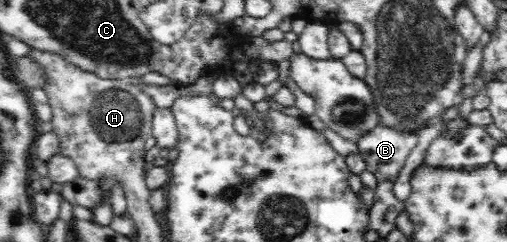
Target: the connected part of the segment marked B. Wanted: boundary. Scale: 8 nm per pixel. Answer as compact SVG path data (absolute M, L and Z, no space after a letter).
M426 123L424 126L419 128L418 130L406 131L406 130L395 130L393 127L379 126L372 134L367 134L358 145L362 158L366 162L367 171L374 174L376 178L378 178L378 182L384 181L384 179L393 179L396 180L404 162L408 155L410 155L411 151L417 146L420 139L420 129L426 129L431 124Z

